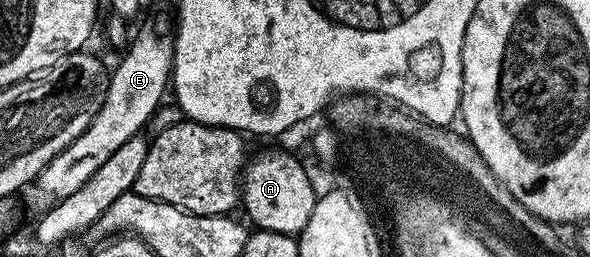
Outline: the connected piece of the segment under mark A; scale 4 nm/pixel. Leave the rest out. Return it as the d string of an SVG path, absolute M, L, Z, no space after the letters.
M269 149L246 164L239 182L239 201L245 205L245 213L254 221L258 230L300 235L311 219L318 190L313 190L309 173L289 153L281 149Z

